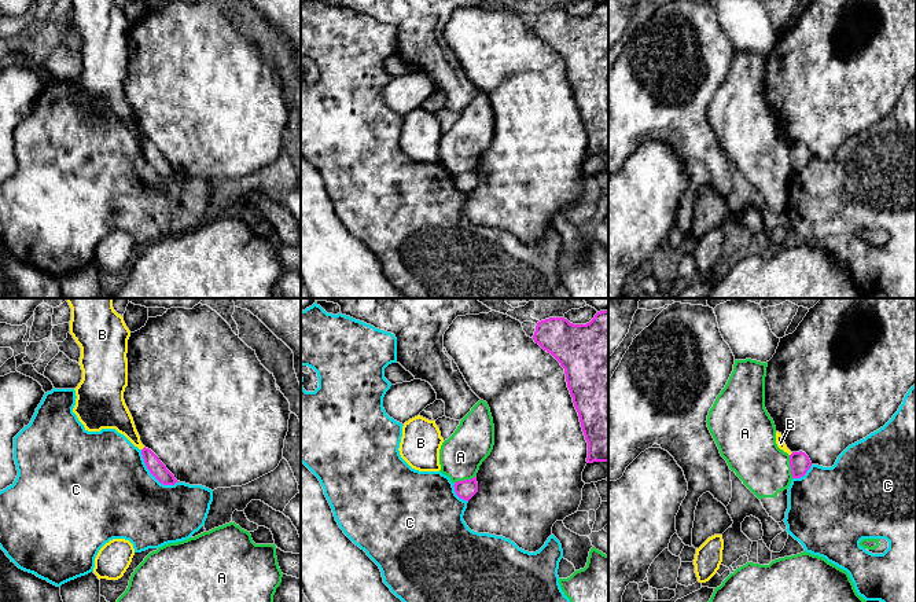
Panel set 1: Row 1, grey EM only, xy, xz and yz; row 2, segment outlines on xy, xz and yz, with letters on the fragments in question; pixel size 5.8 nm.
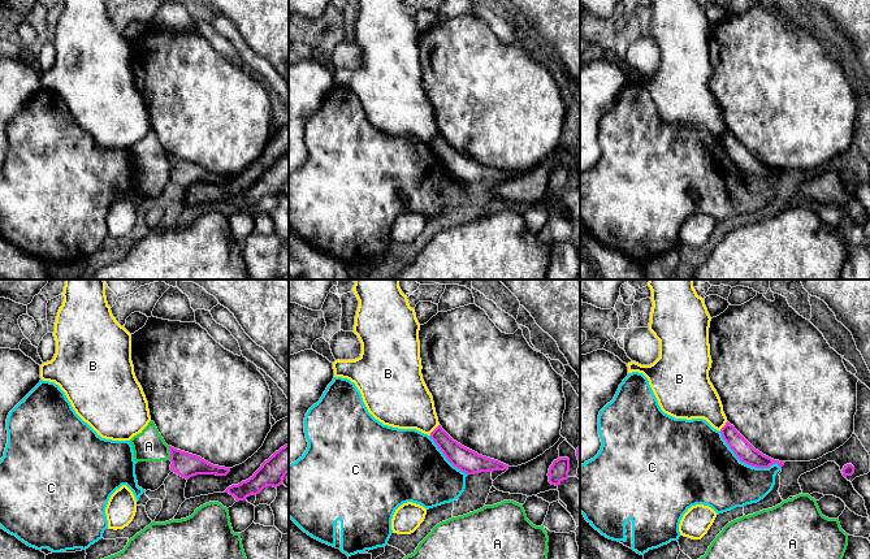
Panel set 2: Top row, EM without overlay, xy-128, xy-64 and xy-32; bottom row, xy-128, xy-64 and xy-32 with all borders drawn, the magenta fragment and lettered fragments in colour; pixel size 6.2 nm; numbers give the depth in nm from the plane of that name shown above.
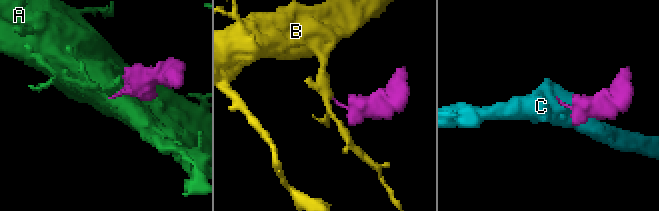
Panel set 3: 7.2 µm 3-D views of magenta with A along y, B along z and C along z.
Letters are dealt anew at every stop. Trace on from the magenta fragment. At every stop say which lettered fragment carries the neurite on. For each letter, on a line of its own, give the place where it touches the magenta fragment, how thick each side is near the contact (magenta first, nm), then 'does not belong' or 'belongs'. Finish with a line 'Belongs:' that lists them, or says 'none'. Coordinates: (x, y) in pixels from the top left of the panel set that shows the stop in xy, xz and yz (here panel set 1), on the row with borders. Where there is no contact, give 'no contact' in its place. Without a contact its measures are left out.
A: meets magenta in yz at (791, 466); 120 nm thick on the magenta side, 300 nm on the other; does not belong
B: meets magenta in xy at (143, 448); 90 nm thick on the magenta side, 160 nm on the other; does not belong
C: meets magenta in xy at (154, 476); 90 nm thick on the magenta side, 480 nm on the other; does not belong
Belongs: none

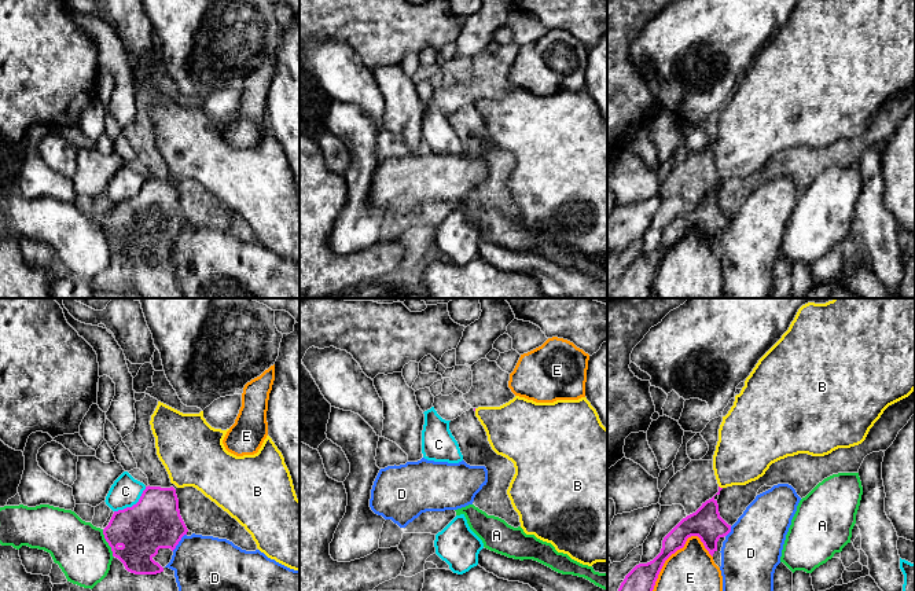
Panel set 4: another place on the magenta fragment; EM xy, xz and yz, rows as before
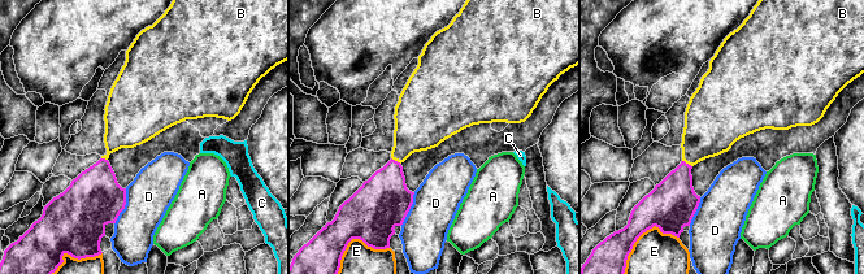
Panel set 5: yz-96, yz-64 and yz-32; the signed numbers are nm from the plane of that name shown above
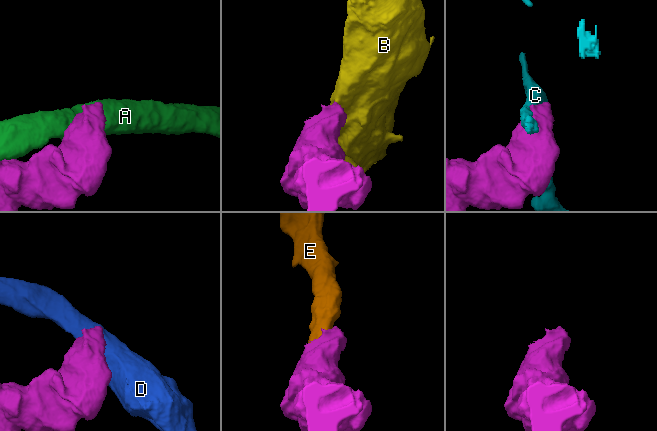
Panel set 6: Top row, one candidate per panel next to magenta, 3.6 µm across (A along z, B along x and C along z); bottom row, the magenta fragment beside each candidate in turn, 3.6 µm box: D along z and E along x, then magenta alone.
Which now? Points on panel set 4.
A: meets magenta in xy at (107, 542); 300 nm thick on the magenta side, 320 nm on the other; does not belong
B: meets magenta in yz at (719, 487); 180 nm thick on the magenta side, 340 nm on the other; belongs
C: meets magenta in xy at (133, 505); 320 nm thick on the magenta side, 170 nm on the other; does not belong
D: meets magenta in xy at (179, 540); 320 nm thick on the magenta side, 320 nm on the other; does not belong
E: meets magenta in yz at (668, 557); 160 nm thick on the magenta side, 260 nm on the other; does not belong
Belongs: B

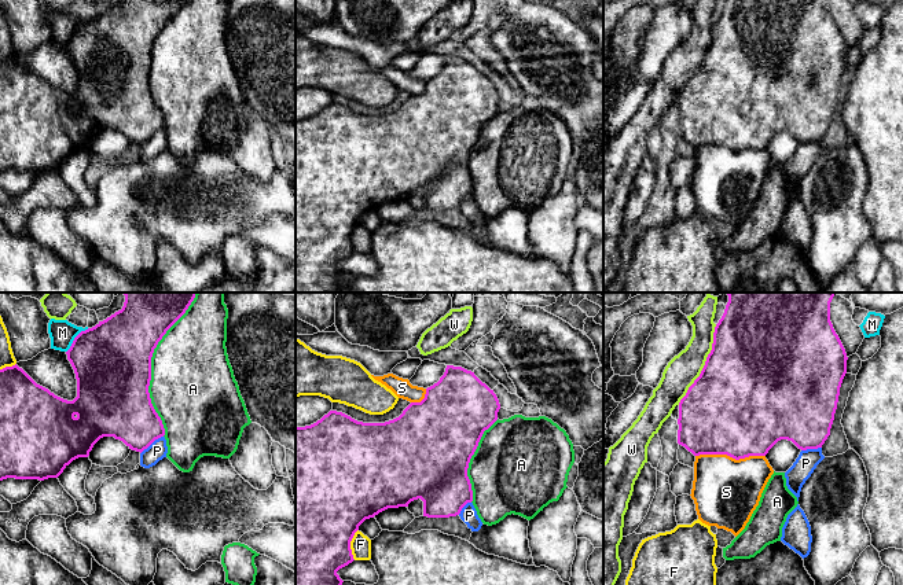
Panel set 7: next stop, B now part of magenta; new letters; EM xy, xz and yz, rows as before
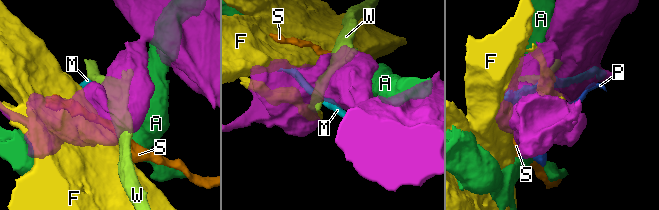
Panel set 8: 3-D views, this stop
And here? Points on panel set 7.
A: meets magenta in xy at (150, 364); 460 nm thick on the magenta side, 480 nm on the other; does not belong
F: meets magenta in xz at (349, 544); 500 nm thick on the magenta side, 120 nm on the other; does not belong
M: meets magenta in xy at (74, 338); 440 nm thick on the magenta side, 150 nm on the other; does not belong
P: meets magenta in xy at (151, 442); 320 nm thick on the magenta side, 110 nm on the other; does not belong
S: meets magenta in yz at (730, 456); 500 nm thick on the magenta side, 400 nm on the other; does not belong
W: meets magenta in yz at (705, 364); 500 nm thick on the magenta side, 190 nm on the other; does not belong
Belongs: none

